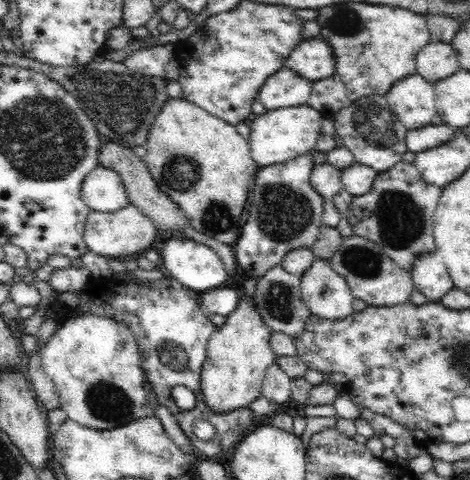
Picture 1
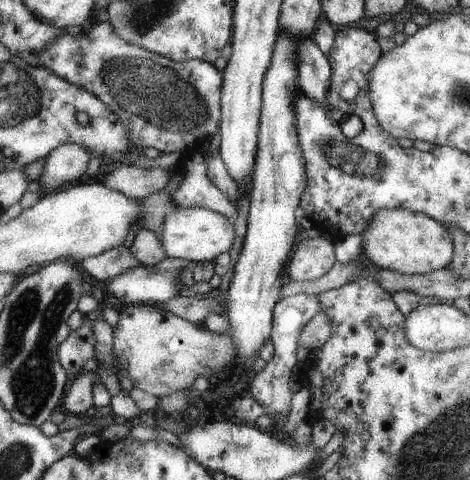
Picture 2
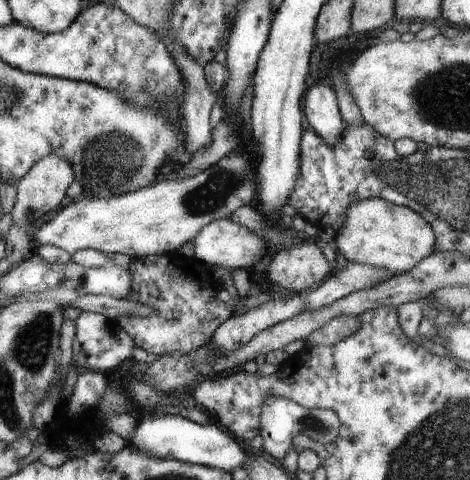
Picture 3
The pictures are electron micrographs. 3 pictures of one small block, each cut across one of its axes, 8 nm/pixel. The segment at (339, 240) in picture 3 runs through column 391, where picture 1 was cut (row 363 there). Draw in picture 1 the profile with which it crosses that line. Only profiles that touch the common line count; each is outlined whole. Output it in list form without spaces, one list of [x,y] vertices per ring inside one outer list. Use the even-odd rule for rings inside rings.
[[[254,296],[238,298],[236,310],[230,312],[230,316],[224,320],[222,326],[218,326],[210,340],[208,340],[208,352],[206,362],[200,372],[200,388],[204,392],[206,404],[214,414],[220,412],[234,412],[240,408],[250,408],[250,404],[258,398],[262,398],[262,382],[266,376],[266,370],[276,364],[276,354],[270,346],[272,330],[268,324],[264,324],[262,316],[256,310]]]

